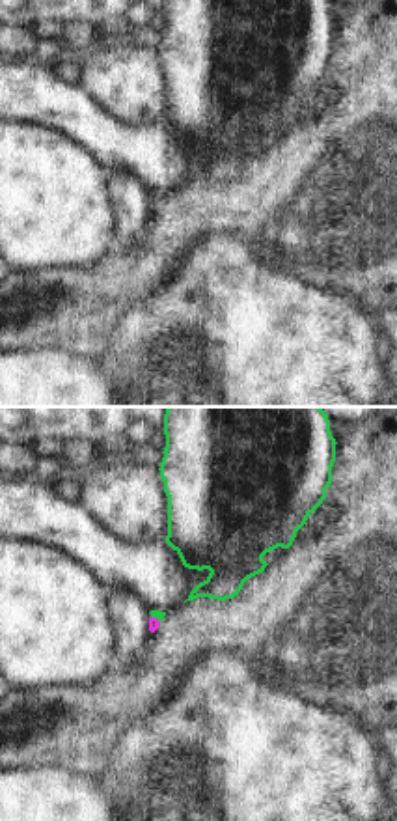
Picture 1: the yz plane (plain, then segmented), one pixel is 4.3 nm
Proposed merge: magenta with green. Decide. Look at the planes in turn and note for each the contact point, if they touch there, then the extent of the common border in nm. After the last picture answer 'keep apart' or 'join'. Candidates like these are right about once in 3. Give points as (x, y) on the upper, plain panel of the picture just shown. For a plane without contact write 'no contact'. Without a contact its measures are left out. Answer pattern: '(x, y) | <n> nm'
(155, 200) | 50 nm

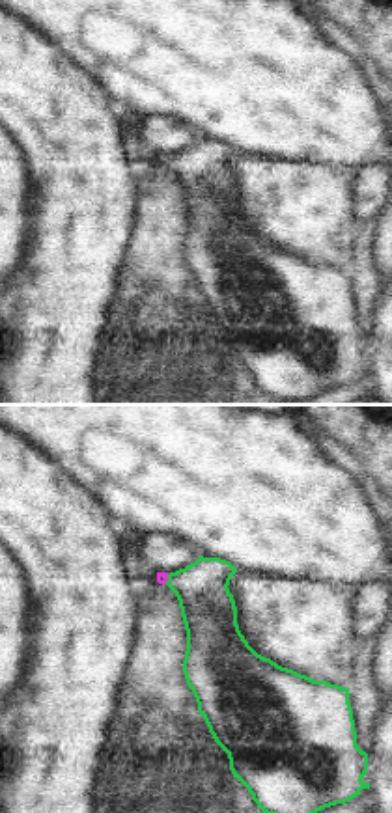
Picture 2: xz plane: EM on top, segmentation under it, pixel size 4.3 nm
(167, 161) | 40 nm

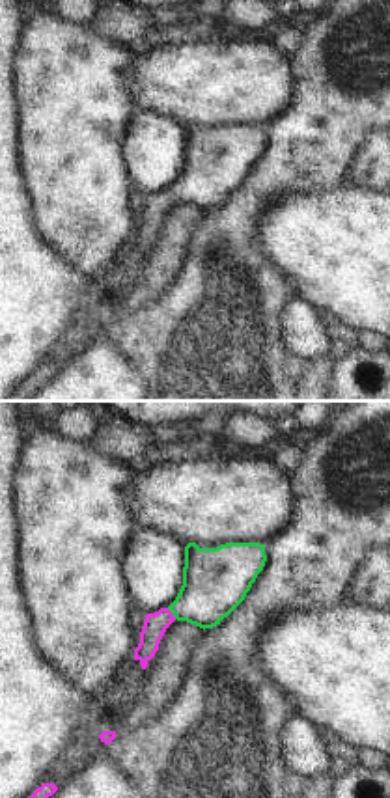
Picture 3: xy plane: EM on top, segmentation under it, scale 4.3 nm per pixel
(172, 196) | 60 nm

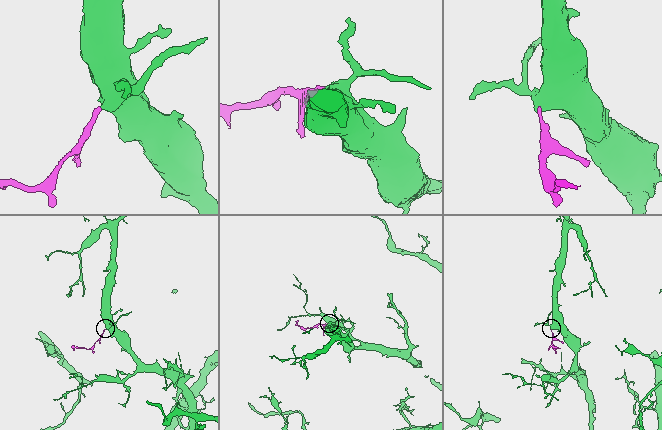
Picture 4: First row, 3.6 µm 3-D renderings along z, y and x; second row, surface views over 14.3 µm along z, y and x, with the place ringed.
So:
join

